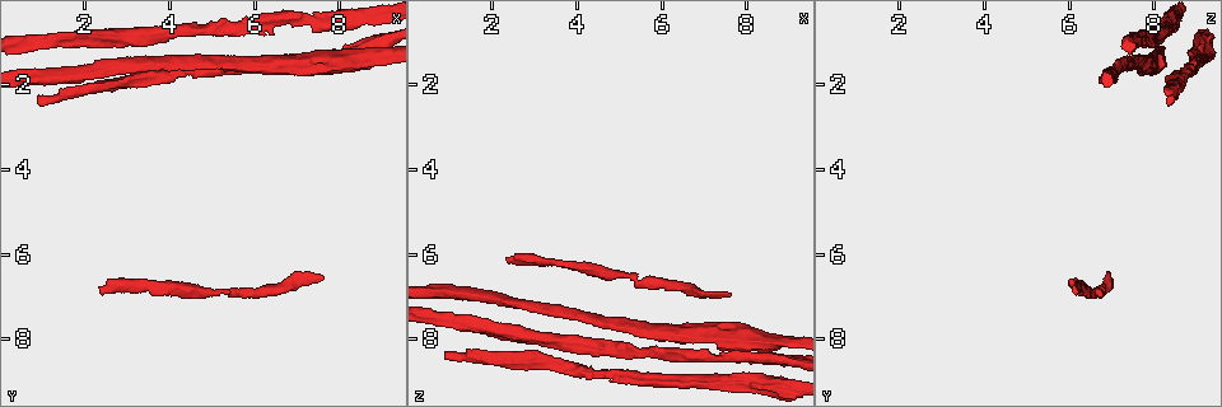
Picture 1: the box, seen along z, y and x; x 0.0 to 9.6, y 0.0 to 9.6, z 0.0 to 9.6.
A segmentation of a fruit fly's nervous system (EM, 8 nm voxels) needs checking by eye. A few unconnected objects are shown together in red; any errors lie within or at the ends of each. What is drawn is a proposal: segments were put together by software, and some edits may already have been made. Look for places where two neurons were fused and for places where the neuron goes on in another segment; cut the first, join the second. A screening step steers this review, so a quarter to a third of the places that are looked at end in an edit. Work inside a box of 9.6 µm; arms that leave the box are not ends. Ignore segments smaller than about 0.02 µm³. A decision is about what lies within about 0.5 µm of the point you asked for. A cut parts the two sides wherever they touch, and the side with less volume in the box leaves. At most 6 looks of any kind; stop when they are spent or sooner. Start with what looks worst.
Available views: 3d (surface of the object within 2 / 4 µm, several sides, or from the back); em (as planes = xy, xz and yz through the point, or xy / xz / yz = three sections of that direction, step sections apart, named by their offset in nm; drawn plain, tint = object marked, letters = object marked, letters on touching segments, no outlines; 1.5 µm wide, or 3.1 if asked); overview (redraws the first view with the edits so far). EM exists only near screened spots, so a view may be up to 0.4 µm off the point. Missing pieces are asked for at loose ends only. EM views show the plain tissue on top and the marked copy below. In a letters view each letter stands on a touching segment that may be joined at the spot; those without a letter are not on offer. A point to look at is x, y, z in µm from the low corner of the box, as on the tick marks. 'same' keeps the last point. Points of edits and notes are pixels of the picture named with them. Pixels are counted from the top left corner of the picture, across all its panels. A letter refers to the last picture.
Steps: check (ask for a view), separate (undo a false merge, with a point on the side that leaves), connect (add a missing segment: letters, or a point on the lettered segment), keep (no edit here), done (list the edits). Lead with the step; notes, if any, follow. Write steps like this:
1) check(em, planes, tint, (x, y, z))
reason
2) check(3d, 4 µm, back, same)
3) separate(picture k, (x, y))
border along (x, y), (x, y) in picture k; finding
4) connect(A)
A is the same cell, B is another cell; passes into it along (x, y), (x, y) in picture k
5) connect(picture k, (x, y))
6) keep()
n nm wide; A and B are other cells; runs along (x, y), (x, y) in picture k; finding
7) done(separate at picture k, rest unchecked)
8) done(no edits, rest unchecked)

check(em, xy, step 4, tint, (2.40, 6.90, 6.20))
free end

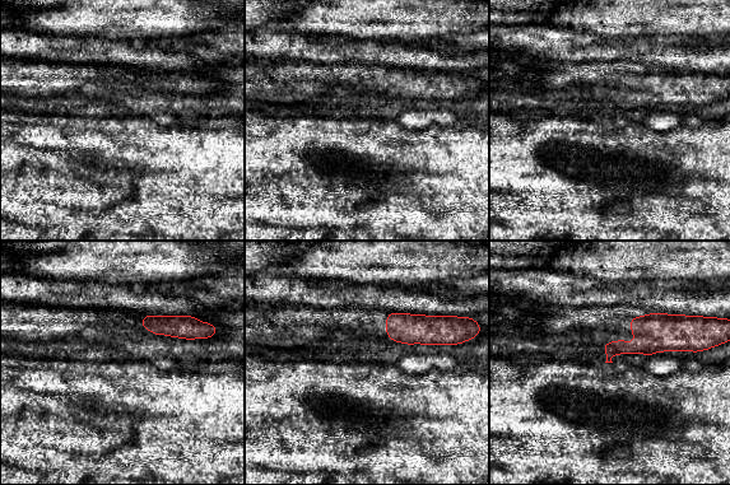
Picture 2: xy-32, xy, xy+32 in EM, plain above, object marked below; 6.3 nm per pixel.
check(em, planes, letters, same)

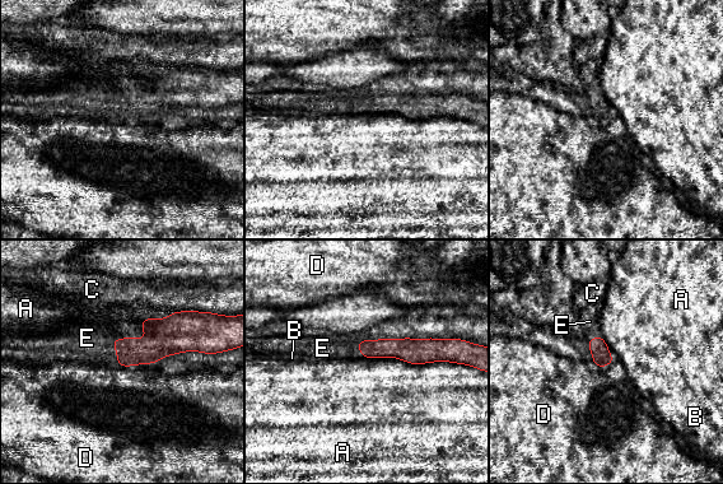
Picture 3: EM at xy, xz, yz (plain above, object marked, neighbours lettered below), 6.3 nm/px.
connect(E)
E is the same cell, A, B, C and D are other cells; passes into it along (167, 336), (127, 336), (88, 336) in picture 3; the neuron continues

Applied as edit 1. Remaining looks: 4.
check(3d, 2 µm, (0.95, 2.50, 8.40))

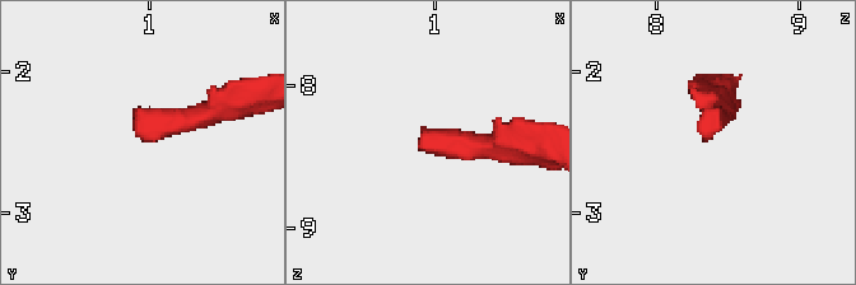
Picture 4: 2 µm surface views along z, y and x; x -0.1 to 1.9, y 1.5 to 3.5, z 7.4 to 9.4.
check(em, xy, step 8, letters, (0.94, 2.48, 8.32))
need the tissue

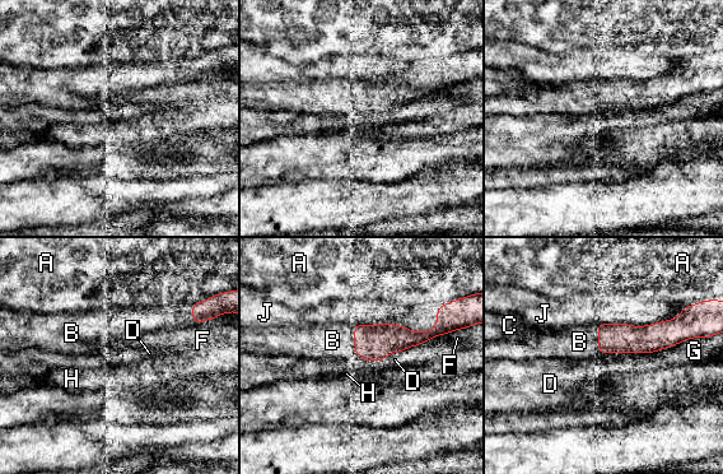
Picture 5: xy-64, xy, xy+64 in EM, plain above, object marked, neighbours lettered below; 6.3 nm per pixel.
check(em, planes, letters, same)
another direction

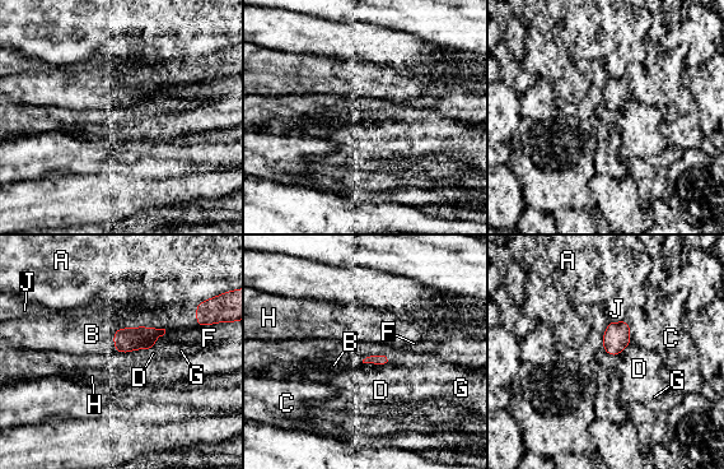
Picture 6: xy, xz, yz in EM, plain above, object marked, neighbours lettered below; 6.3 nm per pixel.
connect(B)
B is the same cell, A, C, D, F, G, H and J are other cells; the neuron continues

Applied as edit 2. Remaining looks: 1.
done(connect at picture 3, connect at picture 6, rest unchecked)

